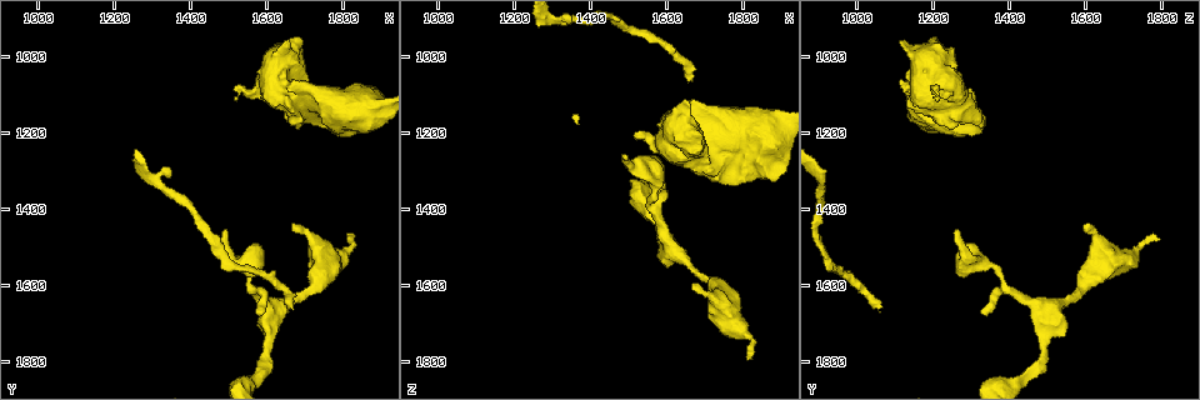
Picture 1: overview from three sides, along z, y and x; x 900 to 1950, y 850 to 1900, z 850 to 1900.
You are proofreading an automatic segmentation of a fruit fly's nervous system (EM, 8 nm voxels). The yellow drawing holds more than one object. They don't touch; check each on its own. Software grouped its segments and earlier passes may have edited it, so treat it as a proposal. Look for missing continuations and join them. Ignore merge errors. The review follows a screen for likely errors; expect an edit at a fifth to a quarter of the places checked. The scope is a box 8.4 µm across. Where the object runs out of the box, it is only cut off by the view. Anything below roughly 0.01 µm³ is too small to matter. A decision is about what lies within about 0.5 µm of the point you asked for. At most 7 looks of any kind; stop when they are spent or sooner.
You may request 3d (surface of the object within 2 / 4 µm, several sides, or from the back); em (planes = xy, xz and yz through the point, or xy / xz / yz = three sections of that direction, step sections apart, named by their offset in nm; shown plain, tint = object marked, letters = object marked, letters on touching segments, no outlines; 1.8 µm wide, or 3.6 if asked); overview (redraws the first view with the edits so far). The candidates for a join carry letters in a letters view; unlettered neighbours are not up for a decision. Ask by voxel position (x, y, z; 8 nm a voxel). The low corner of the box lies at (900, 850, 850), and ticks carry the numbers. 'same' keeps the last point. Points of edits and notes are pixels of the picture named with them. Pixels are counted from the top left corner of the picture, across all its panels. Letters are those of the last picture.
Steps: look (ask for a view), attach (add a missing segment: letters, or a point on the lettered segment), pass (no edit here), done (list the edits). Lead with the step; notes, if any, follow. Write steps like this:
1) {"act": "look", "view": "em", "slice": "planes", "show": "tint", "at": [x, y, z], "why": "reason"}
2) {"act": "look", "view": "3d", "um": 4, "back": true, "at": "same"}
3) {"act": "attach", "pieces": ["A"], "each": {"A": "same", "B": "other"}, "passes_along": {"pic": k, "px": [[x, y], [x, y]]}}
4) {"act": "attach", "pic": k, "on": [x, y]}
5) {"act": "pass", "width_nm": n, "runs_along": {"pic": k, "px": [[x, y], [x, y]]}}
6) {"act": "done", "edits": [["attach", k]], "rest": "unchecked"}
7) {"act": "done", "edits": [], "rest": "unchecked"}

{"act": "look", "view": "em", "slice": "yz", "step": 4, "show": "tint", "at": [1485, 1455, 1265], "why": "branch stops here"}

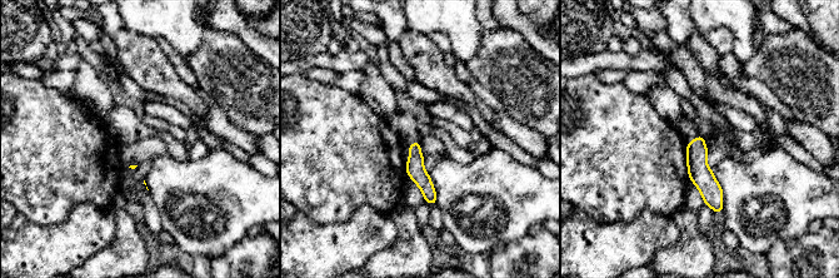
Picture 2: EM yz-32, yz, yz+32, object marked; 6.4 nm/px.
{"act": "look", "view": "em", "slice": "planes", "show": "letters", "at": "same", "why": "cut it another way"}

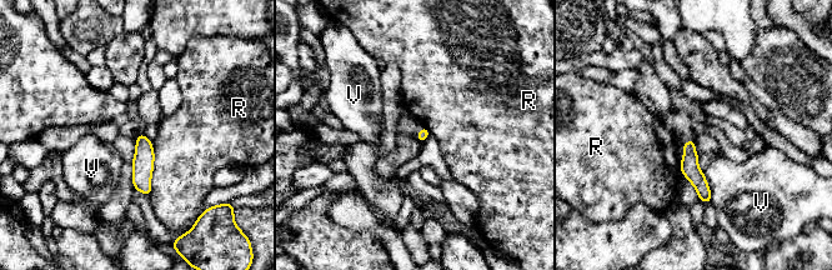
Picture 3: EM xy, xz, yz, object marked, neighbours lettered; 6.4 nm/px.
{"act": "pass", "each": {"R": "other", "V": "other"}, "found": "no lettered segment goes on from it"}

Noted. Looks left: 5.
{"act": "look", "view": "em", "slice": "xz", "step": 4, "show": "tint", "at": [1810, 1470, 1790], "why": "an open end"}

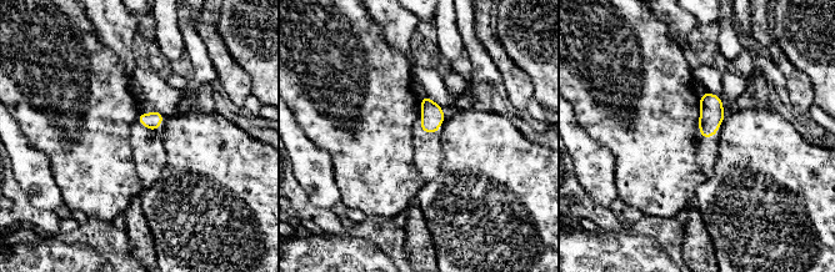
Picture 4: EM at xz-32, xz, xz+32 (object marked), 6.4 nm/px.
{"act": "look", "view": "em", "slice": "planes", "show": "letters", "at": "same"}

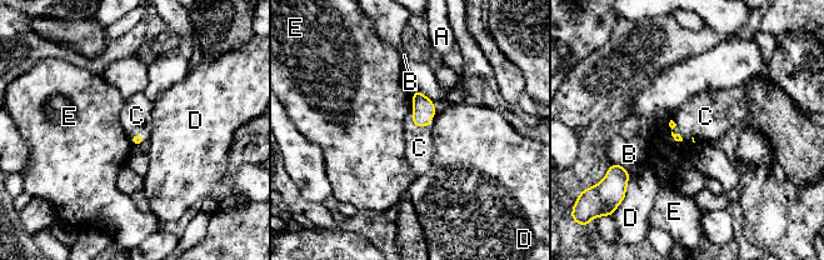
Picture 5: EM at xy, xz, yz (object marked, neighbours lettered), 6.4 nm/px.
{"act": "attach", "pieces": ["C"], "each": {"A": "other", "B": "other", "C": "same", "D": "other", "E": "other"}, "passes_along": {"pic": 5, "px": [[423, 108], [425, 126], [419, 148]]}, "found": "it goes on there"}

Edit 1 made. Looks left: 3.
{"act": "look", "view": "overview"}

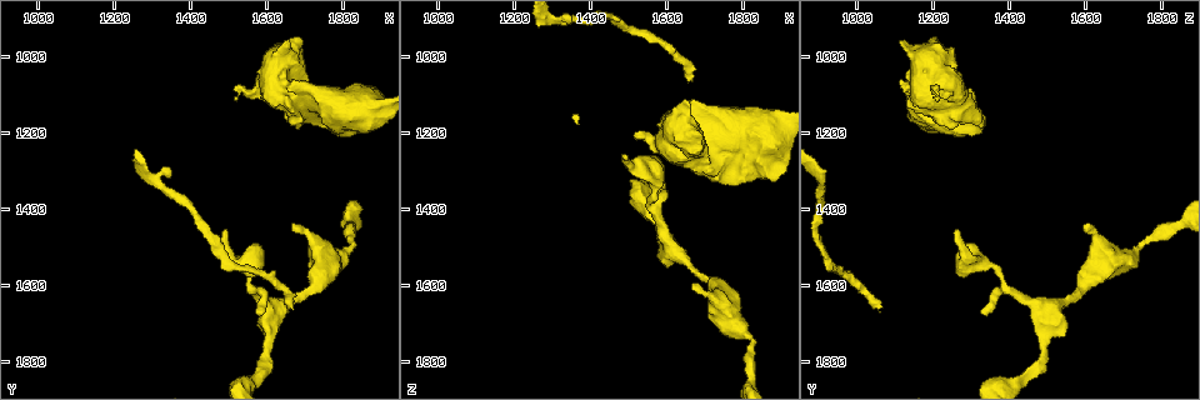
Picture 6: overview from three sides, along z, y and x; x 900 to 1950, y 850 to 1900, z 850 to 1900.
{"act": "look", "view": "em", "slice": "xy", "step": 16, "show": "letters", "at": [1580, 1680, 1330], "why": "free end"}

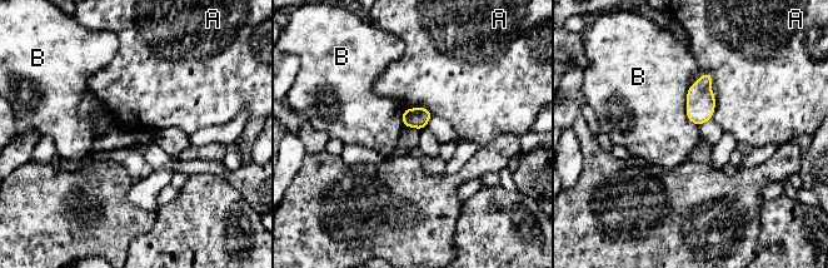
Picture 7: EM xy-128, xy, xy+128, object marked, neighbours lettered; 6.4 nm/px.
{"act": "look", "view": "em", "slice": "planes", "show": "letters", "at": "same"}

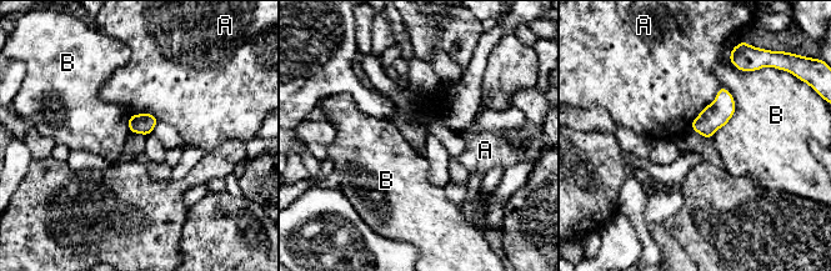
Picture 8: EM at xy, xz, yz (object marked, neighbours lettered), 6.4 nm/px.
{"act": "pass", "each": {"A": "other", "B": "other"}, "found": "no lettered segment goes on from it"}

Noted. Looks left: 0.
{"act": "done", "edits": [["attach", 5]], "rest": "unchecked"}

